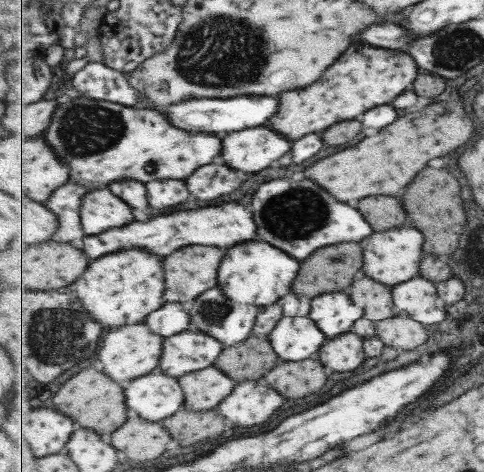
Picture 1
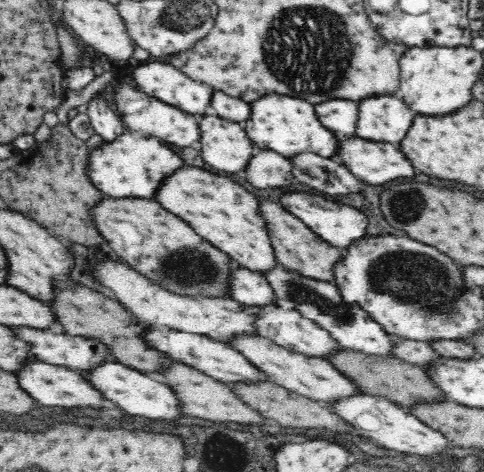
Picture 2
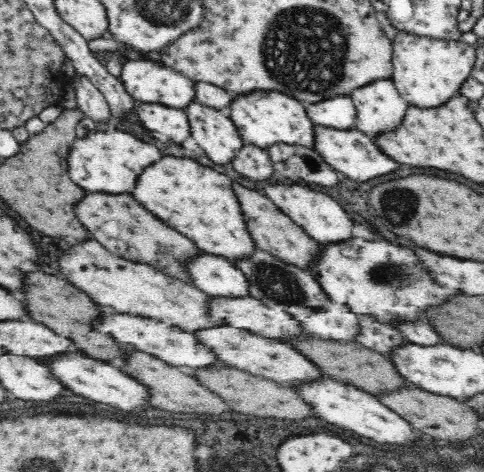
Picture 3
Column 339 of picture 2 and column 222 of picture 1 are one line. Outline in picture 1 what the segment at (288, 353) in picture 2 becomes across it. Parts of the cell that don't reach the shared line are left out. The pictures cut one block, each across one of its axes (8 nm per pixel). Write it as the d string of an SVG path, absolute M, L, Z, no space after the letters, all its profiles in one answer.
M215 366L187 373L179 379L179 382L185 391L184 407L192 411L218 408L239 384L231 375Z

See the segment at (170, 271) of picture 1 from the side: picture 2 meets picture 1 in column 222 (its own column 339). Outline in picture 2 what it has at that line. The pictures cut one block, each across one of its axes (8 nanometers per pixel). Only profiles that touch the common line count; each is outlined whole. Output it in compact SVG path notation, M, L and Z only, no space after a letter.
M260 199L260 211L268 221L266 225L270 227L270 237L272 237L276 257L285 270L297 272L300 276L311 280L335 284L336 273L334 273L334 270L336 264L340 262L340 258L343 258L344 250L332 246L329 242L320 238L300 218L288 212L282 205Z

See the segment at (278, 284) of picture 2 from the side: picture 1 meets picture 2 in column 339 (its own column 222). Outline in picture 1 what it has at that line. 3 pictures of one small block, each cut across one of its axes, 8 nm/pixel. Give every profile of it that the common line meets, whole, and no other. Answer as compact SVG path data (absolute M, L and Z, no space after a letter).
M221 287L206 290L201 297L197 297L189 305L189 313L191 313L191 324L197 330L205 331L219 339L225 347L233 347L247 341L253 335L253 328L257 322L257 316L264 311L264 307L238 303L231 301L225 291Z

